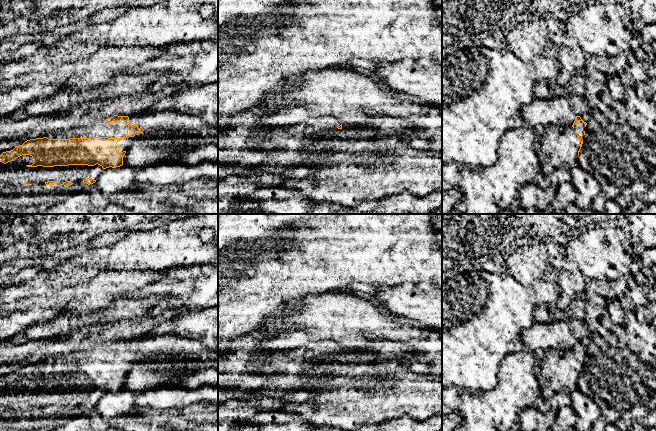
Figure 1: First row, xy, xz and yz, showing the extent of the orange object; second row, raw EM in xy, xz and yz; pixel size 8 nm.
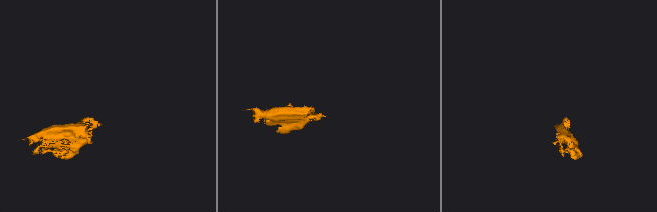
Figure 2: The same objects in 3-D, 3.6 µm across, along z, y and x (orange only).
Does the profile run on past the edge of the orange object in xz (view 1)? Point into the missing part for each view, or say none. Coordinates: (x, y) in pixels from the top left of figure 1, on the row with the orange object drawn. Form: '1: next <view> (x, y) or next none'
1: next none

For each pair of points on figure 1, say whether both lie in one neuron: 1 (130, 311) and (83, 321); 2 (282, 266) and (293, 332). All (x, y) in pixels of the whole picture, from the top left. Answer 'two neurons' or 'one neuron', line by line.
1: one neuron
2: two neurons

